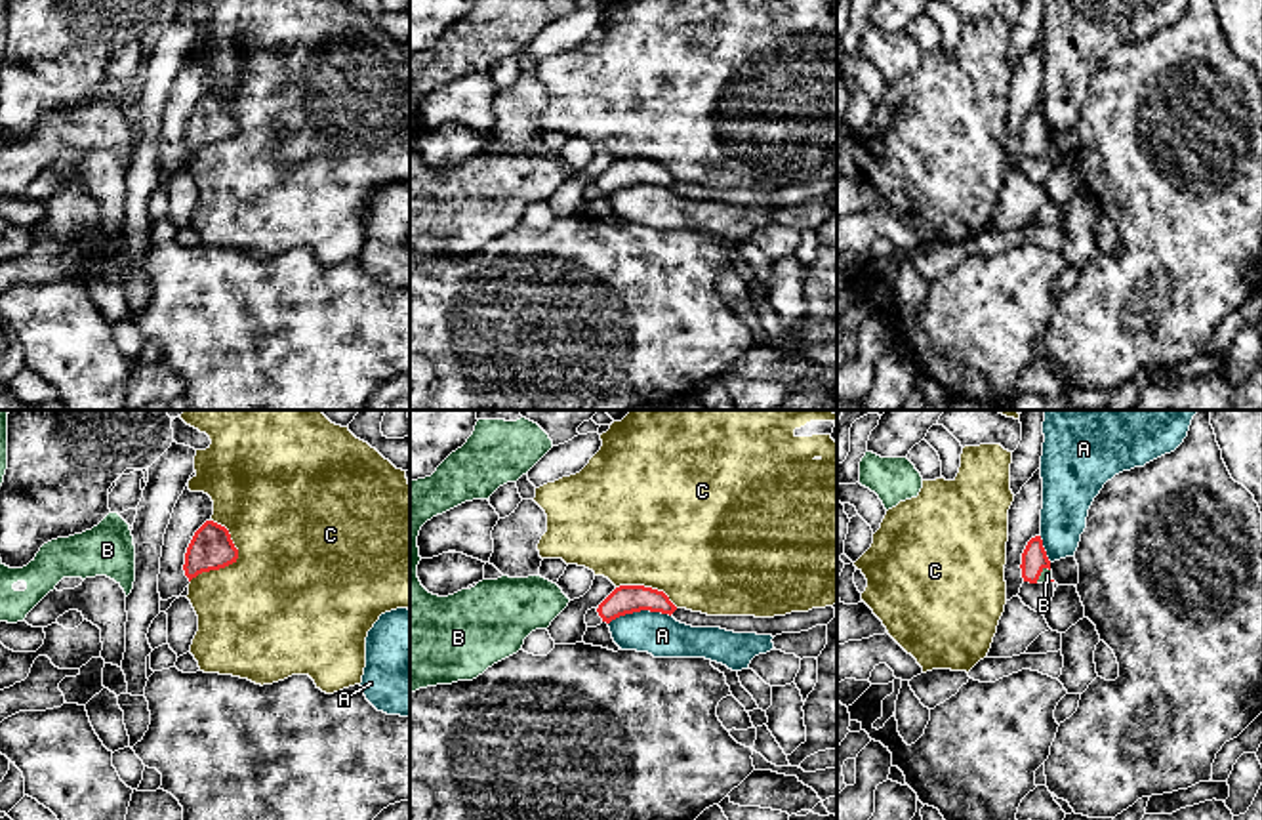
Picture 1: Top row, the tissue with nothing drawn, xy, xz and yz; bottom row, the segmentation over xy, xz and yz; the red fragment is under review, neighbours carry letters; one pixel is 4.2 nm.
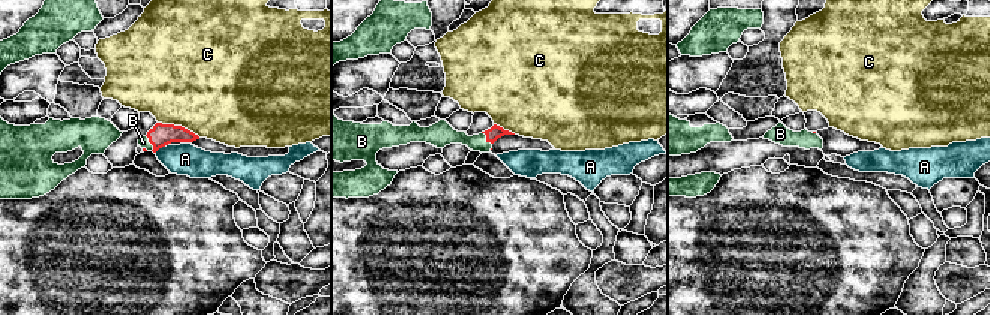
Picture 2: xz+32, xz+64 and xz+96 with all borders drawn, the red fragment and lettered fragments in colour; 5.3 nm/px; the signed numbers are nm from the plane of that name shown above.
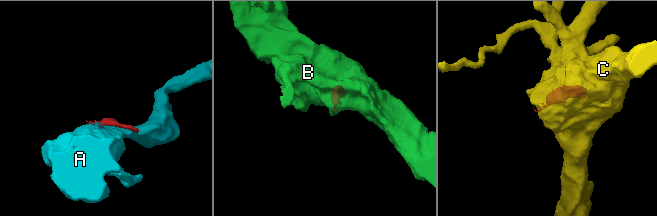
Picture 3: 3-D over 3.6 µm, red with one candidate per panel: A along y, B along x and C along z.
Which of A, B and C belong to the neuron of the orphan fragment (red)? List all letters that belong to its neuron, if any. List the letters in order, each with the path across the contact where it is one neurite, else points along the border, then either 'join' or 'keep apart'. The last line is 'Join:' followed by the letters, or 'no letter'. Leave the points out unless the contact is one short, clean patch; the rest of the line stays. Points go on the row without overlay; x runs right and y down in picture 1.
A: keep apart
B: runs through yz (1034, 132), (1039, 147), (1047, 147); join
C: keep apart
Join: B

